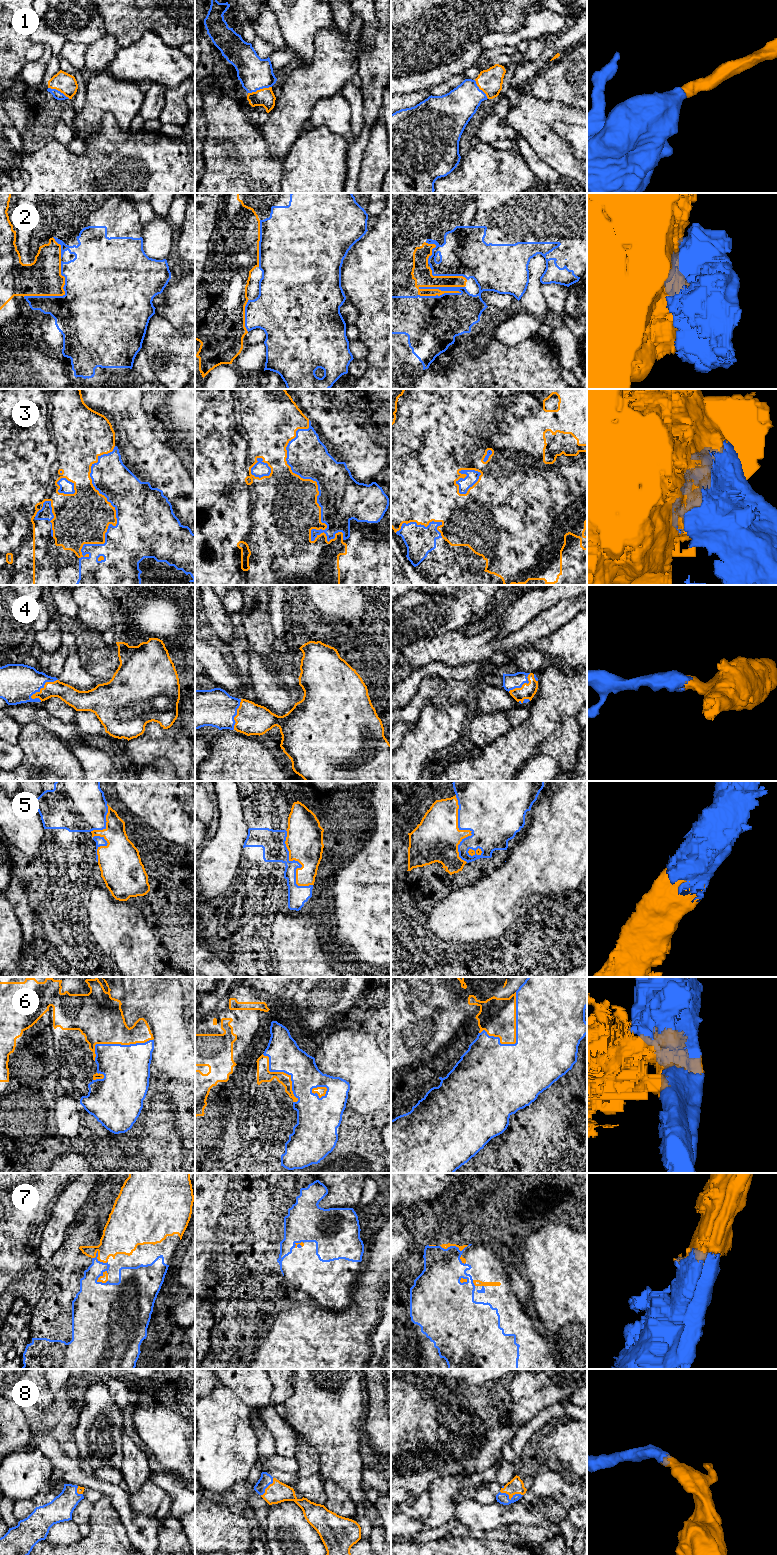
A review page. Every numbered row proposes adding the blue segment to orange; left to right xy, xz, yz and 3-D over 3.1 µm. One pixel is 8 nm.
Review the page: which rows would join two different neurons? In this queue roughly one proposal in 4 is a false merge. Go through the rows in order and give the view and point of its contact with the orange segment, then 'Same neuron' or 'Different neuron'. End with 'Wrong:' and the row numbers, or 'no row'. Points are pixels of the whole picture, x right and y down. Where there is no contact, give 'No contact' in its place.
1: Touches orange at xz (260, 89). Same neuron
2: Touches orange at yz (440, 290). Different neuron
3: Touches orange at xz (316, 482). Same neuron
4: Touches orange at xy (44, 685). Same neuron
5: Touches orange at yz (466, 830). Same neuron
6: Touches orange at yz (515, 1037). Different neuron
7: Touches orange at yz (454, 1245). Same neuron
8: Touches orange at yz (511, 1497). Same neuron
Wrong: 2, 6

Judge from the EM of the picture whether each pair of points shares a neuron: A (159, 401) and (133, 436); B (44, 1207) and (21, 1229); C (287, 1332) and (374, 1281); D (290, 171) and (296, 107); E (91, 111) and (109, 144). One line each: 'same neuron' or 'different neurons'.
A: different neurons
B: same neuron
C: same neuron
D: different neurons
E: different neurons

